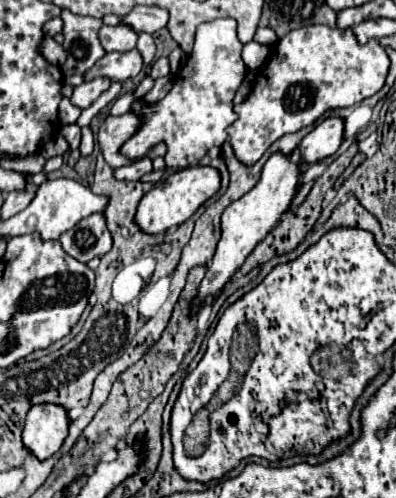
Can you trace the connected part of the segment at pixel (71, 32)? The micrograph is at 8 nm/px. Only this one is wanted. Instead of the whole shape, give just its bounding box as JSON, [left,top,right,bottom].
[60,10,106,78]

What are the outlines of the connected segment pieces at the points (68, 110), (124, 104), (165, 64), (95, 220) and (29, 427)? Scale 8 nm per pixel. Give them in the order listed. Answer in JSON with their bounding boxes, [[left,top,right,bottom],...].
[[60,98,82,124],[110,94,134,116],[150,56,170,80],[60,214,112,262],[22,404,68,460]]

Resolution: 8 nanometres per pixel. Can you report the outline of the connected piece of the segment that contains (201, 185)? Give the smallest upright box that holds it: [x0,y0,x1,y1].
[136,166,220,234]

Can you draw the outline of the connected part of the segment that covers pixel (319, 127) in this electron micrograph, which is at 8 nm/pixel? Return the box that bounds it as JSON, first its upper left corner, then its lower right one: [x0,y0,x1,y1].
[300,116,344,164]

